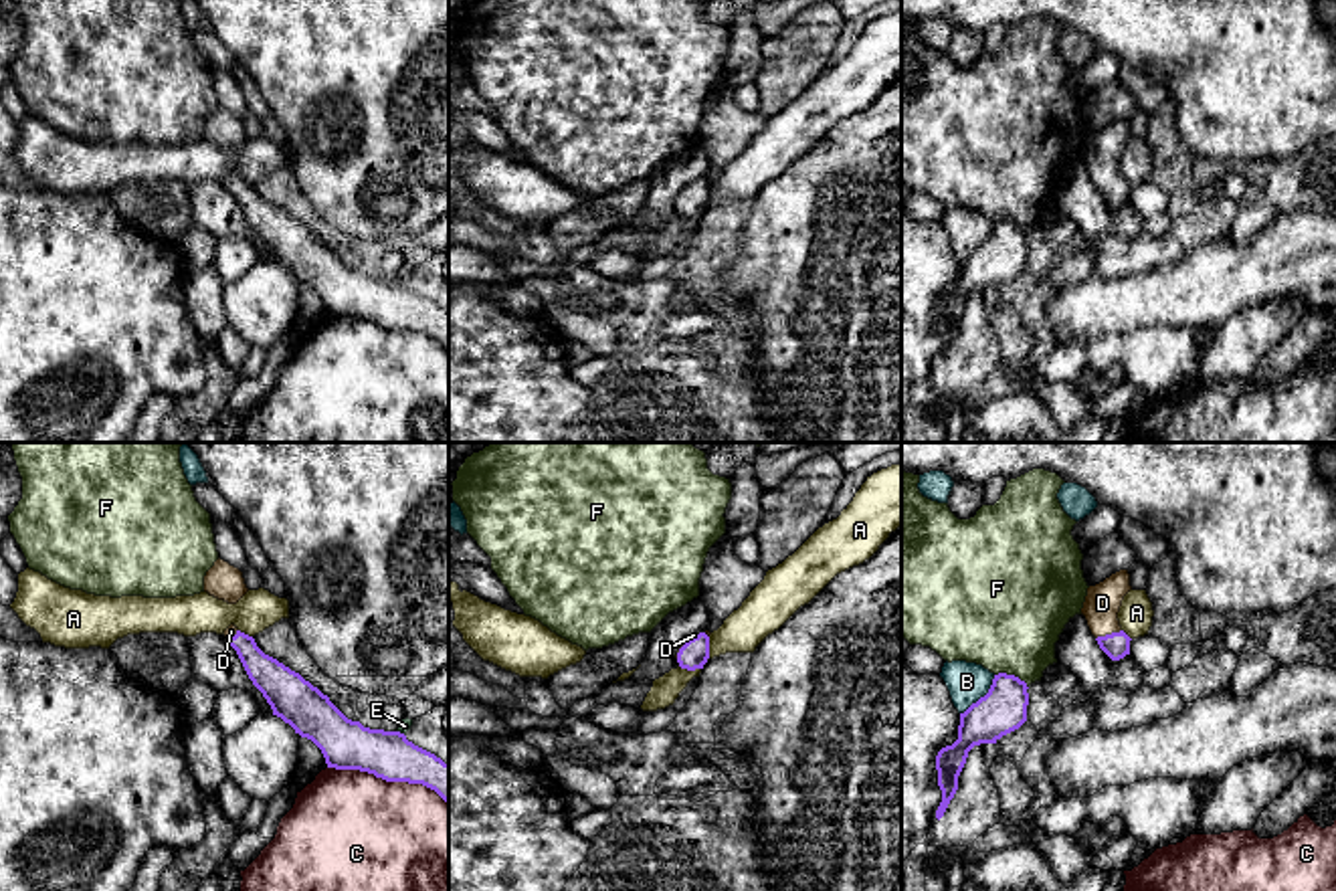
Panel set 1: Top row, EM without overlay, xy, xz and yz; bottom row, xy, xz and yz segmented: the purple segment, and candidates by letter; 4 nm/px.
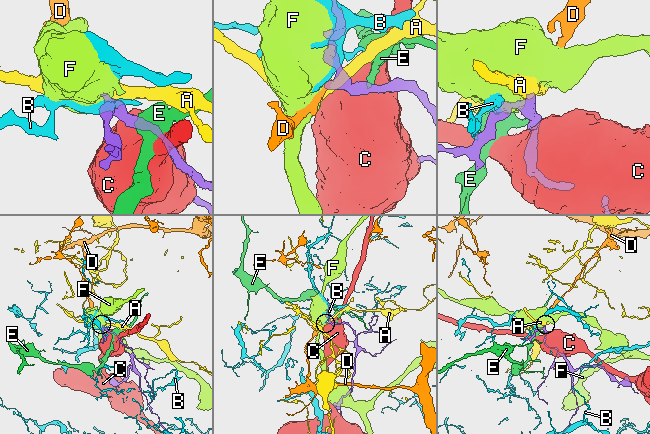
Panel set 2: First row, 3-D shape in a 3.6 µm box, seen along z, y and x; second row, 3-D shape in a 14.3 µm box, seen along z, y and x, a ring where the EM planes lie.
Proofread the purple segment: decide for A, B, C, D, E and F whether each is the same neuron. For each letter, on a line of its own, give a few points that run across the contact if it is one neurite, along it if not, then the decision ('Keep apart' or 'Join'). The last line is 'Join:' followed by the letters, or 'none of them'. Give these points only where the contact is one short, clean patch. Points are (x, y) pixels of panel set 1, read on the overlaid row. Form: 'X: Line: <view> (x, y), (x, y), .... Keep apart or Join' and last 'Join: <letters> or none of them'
A: Line: xz (710, 637), (710, 655), (706, 659). Keep apart
B: Line: yz (995, 675), (989, 689), (961, 714). Keep apart
C: Keep apart
D: Line: yz (1116, 645), (1108, 635), (1102, 621), (1102, 603). Join
E: Line: xy (397, 730), (405, 736). Keep apart
F: Line: yz (995, 673), (1013, 673), (1027, 687). Keep apart
Join: D

